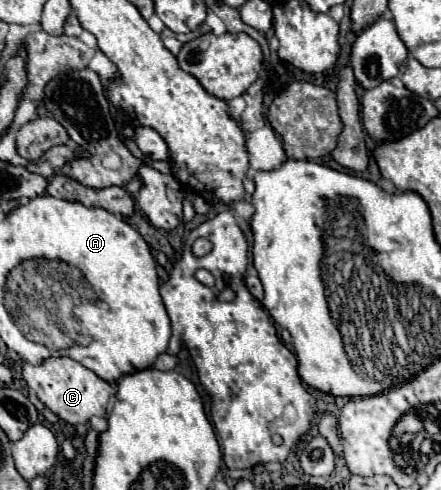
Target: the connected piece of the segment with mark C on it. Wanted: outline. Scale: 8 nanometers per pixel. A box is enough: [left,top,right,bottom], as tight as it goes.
[23,358,113,424]

